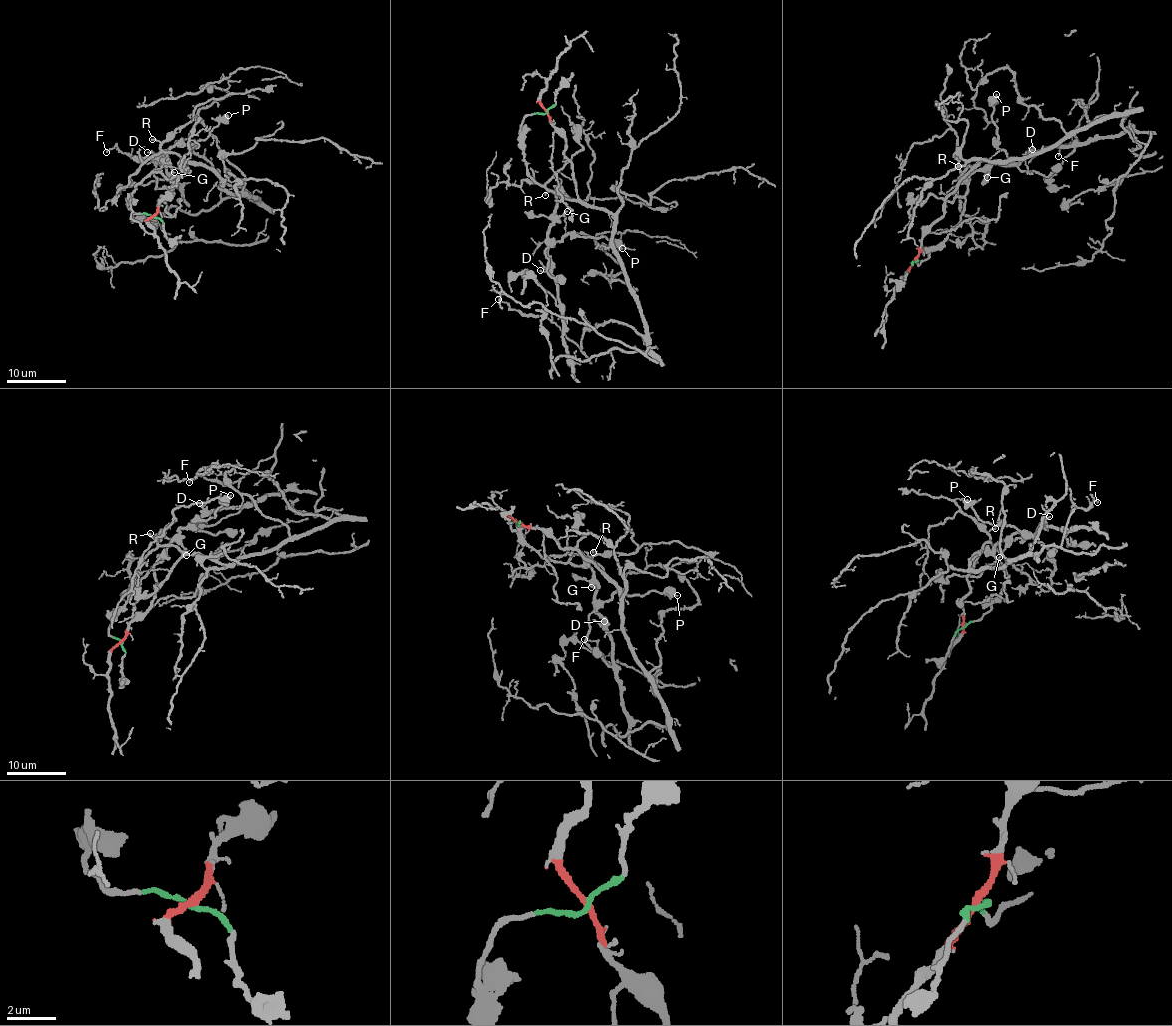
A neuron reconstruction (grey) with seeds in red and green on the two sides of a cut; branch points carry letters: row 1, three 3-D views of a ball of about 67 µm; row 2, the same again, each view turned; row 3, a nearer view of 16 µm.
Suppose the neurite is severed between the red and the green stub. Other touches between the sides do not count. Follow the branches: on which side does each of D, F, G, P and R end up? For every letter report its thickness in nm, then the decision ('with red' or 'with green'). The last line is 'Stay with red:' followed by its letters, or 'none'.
D: 120 nm | with green
F: 110 nm | with red
G: 150 nm | with green
P: 260 nm | with green
R: 140 nm | with red
Stay with red: F, R

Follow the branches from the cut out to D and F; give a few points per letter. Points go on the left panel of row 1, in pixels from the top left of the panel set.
D: (154, 216), (128, 209), (135, 184), (162, 166), (163, 156), (155, 154), (156, 162), (156, 157), (147, 152)
F: (154, 216), (189, 162), (207, 165), (222, 191), (255, 196), (227, 185), (187, 140), (149, 157), (106, 152)

